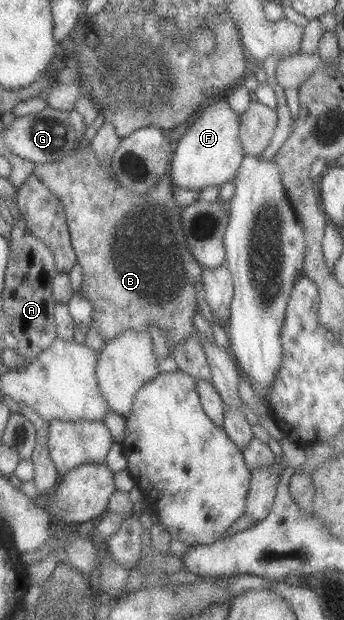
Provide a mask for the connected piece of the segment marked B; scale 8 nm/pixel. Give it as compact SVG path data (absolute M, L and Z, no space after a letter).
M84 144L58 161L35 163L32 175L40 179L63 205L69 243L81 270L78 294L92 305L89 325L96 328L100 343L112 339L120 331L146 330L149 324L158 327L163 335L167 333L173 345L190 337L195 329L192 326L196 306L194 284L196 280L200 282L202 268L192 260L186 248L179 223L182 207L174 203L172 188L175 186L170 177L162 175L154 187L142 195L128 194L114 179L110 163L100 163L92 149Z

